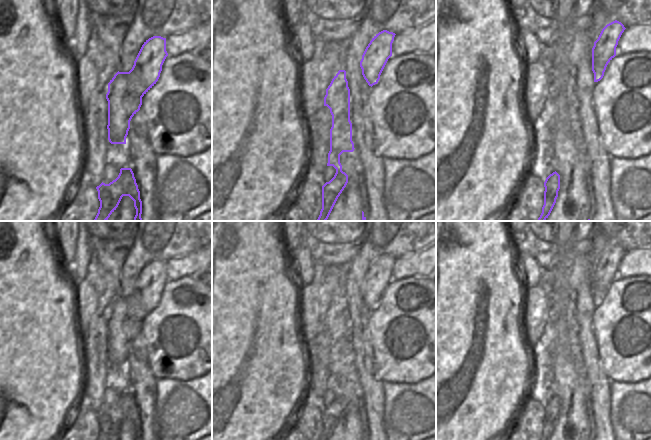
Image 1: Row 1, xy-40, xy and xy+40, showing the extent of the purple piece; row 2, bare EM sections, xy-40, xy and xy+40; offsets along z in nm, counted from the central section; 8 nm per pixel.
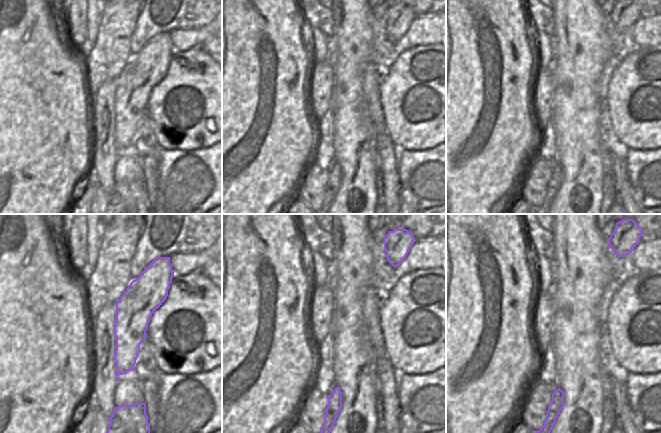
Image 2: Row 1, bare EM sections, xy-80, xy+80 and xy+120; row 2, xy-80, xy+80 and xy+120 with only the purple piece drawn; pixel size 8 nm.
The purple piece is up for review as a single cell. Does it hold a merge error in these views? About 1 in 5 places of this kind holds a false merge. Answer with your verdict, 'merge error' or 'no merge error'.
no merge error

